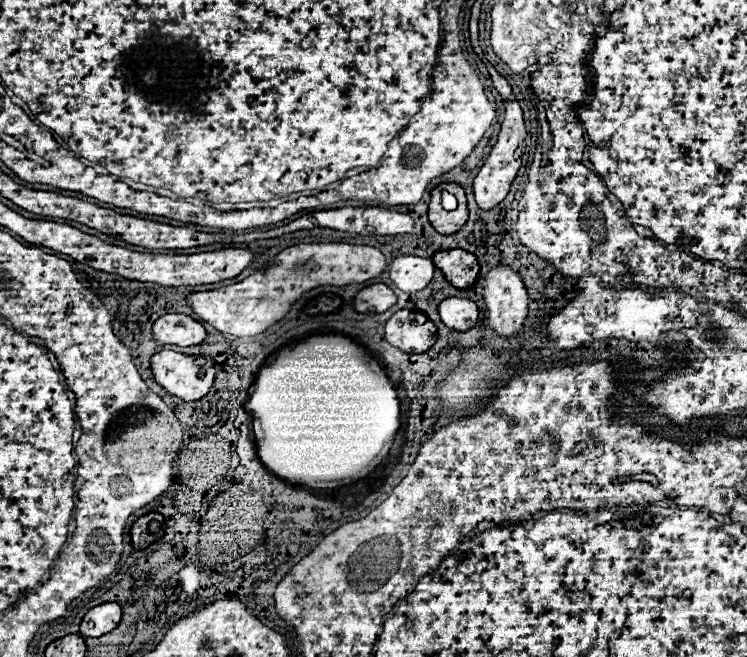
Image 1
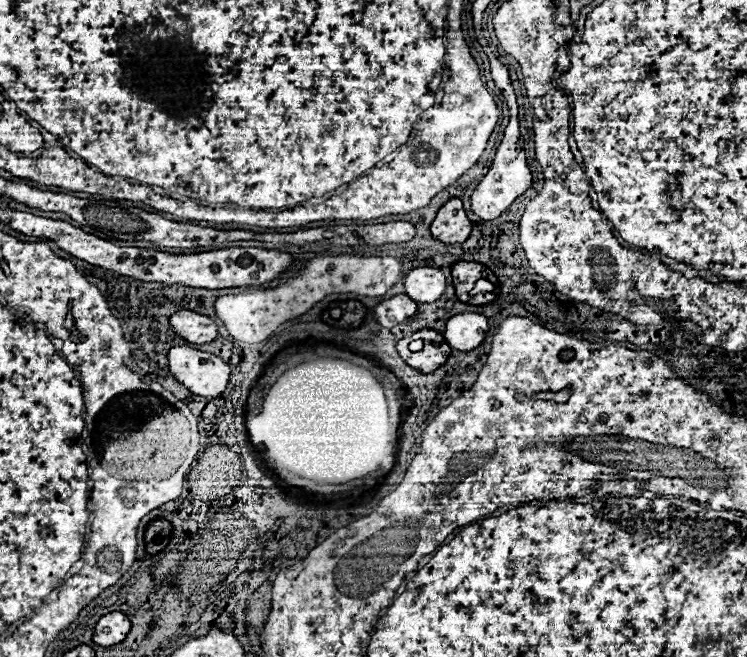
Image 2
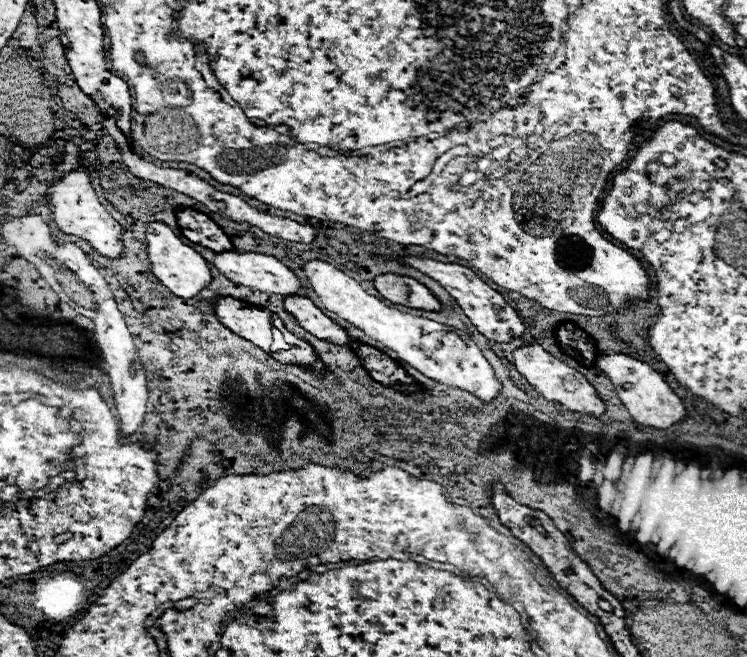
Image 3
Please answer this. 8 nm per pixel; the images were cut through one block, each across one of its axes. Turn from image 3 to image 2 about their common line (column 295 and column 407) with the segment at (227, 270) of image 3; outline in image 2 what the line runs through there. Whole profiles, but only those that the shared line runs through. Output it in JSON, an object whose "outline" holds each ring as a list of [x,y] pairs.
{"outline":[[[412,268],[404,276],[404,288],[414,302],[428,304],[444,294],[446,278],[438,268]]]}

